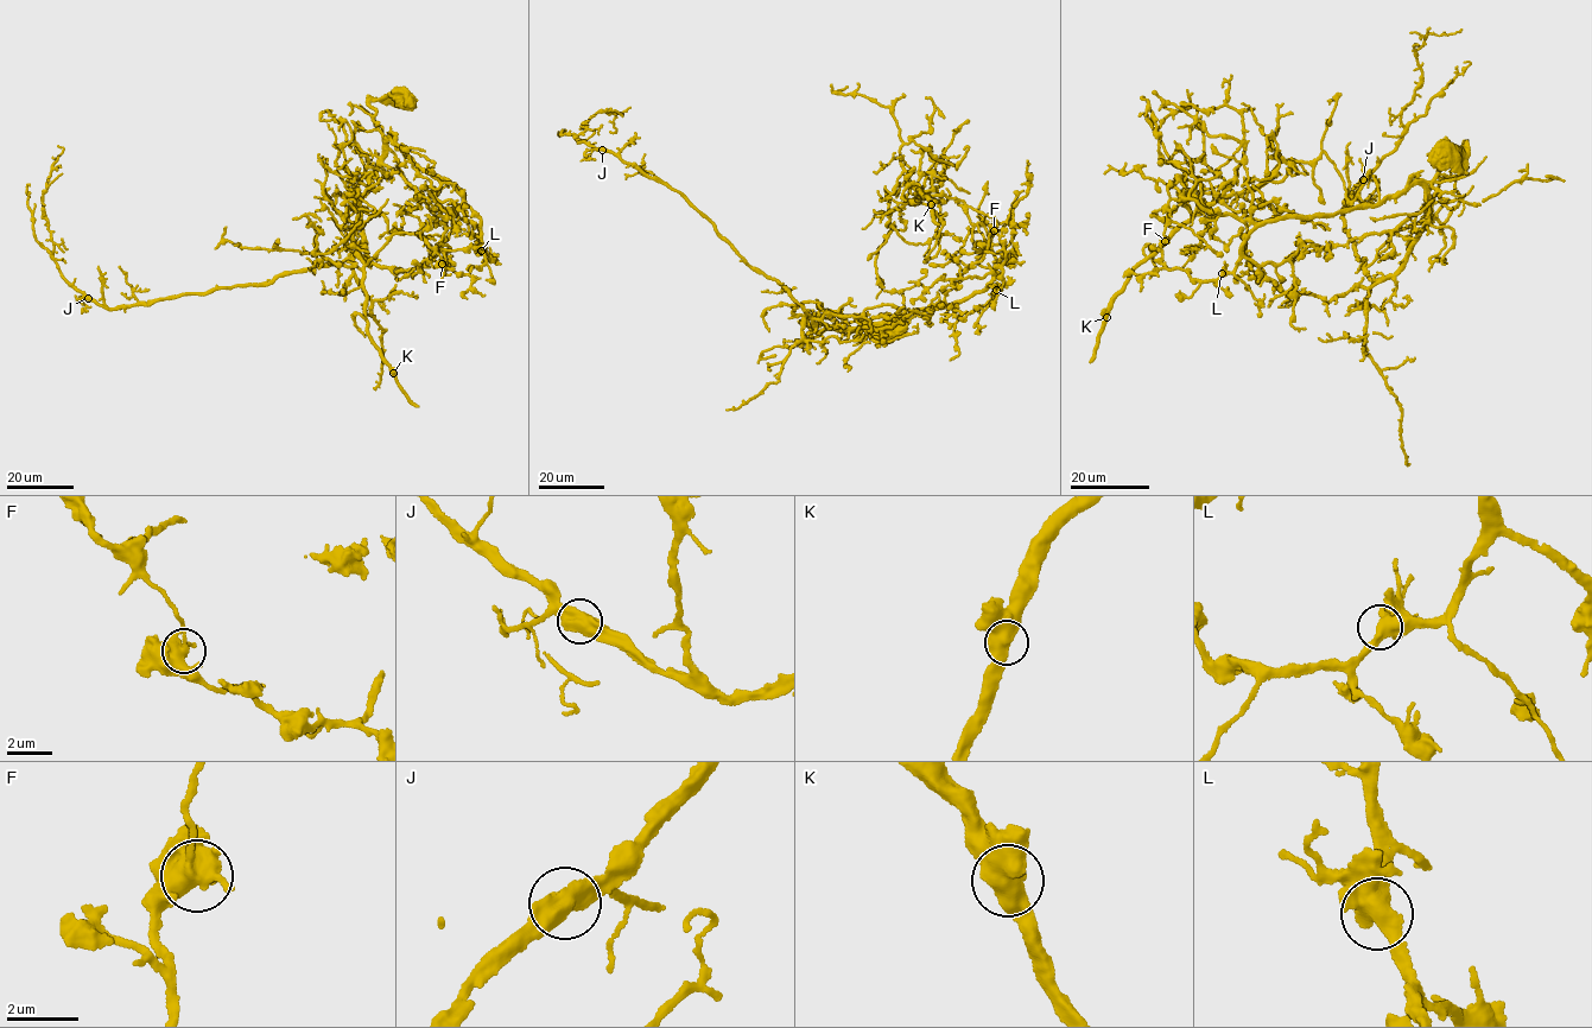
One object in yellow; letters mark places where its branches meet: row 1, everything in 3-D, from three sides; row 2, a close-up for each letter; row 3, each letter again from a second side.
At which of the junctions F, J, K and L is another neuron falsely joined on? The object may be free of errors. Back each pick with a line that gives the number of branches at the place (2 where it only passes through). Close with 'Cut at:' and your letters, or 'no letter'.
F: 2 branches meet
Cut at: F

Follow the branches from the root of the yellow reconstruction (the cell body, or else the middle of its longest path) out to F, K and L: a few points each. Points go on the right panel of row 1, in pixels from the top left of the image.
F: (1445, 158), (1463, 146), (1432, 181), (1377, 204), (1266, 221), (1216, 279), (1165, 268), (1165, 241)
K: (1445, 158), (1463, 146), (1432, 181), (1312, 219), (1207, 214), (1188, 190), (1192, 219), (1134, 268), (1107, 317)
L: (1445, 158), (1463, 146), (1441, 158), (1432, 181), (1377, 204), (1266, 221), (1248, 235), (1236, 268), (1222, 273)

